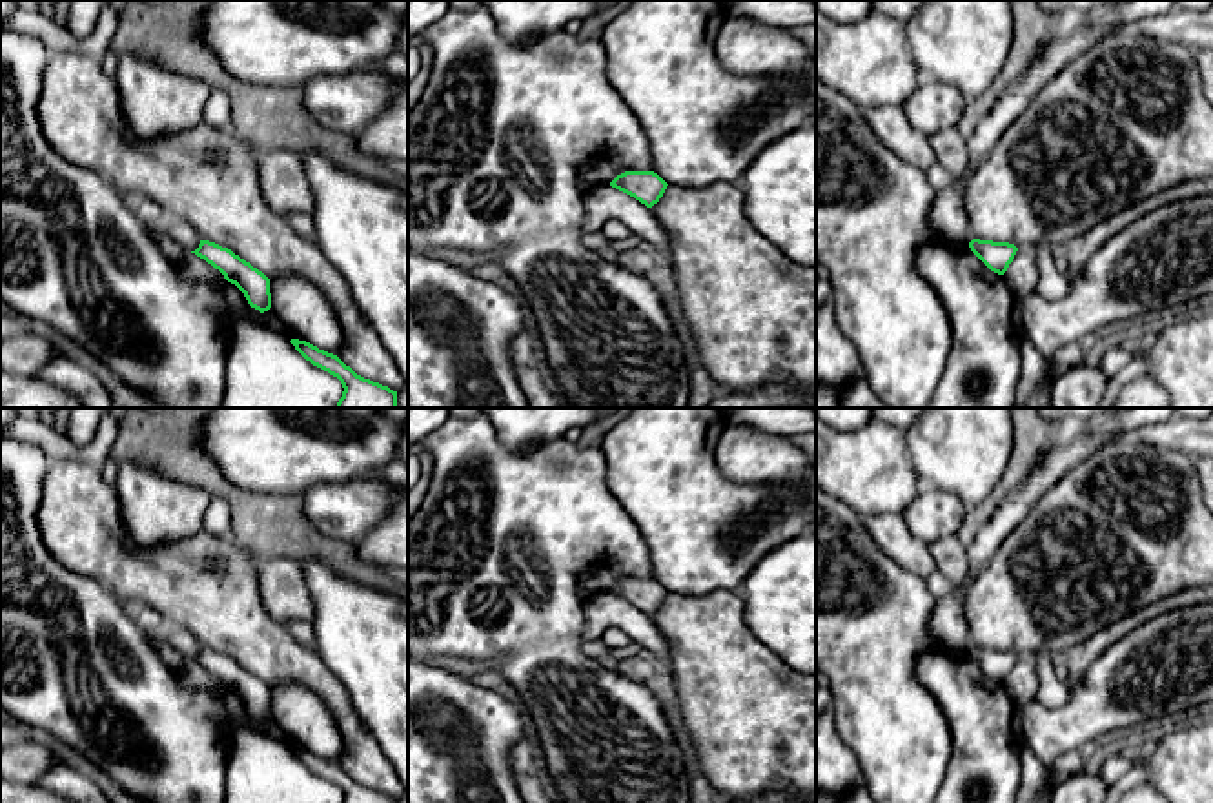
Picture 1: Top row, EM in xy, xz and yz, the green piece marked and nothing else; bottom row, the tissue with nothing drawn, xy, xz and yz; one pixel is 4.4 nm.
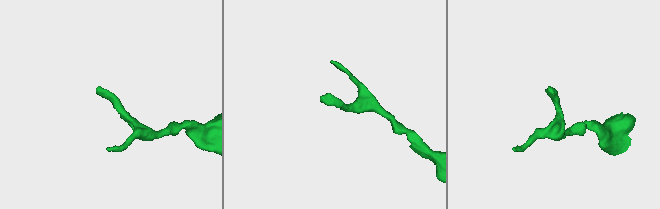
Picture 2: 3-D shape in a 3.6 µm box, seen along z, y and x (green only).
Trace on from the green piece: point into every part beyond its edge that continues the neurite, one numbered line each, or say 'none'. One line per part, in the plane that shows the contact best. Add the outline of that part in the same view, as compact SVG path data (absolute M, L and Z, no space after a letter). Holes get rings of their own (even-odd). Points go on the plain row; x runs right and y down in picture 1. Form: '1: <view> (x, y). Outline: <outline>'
none

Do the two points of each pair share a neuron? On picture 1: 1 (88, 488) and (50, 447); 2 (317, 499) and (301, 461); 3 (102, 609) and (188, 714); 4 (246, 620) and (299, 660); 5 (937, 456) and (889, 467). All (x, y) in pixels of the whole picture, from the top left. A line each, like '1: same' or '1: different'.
1: different
2: different
3: same
4: same
5: different

